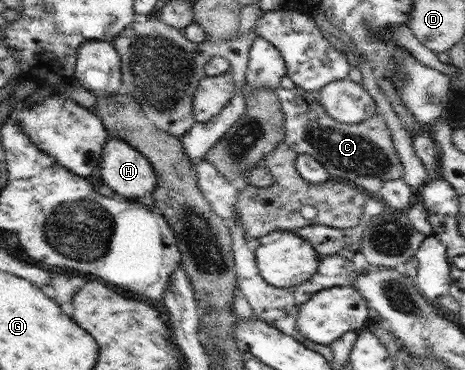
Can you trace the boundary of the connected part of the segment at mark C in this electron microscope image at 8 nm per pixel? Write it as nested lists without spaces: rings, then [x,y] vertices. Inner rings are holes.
[[[281,85],[275,90],[284,116],[286,136],[284,142],[297,154],[308,154],[316,158],[328,171],[330,178],[352,183],[357,188],[364,190],[369,196],[376,196],[388,180],[402,179],[404,181],[404,166],[396,154],[392,132],[386,126],[382,116],[372,115],[360,123],[348,124],[330,117],[321,105],[318,91],[307,91],[300,87],[290,90]]]

